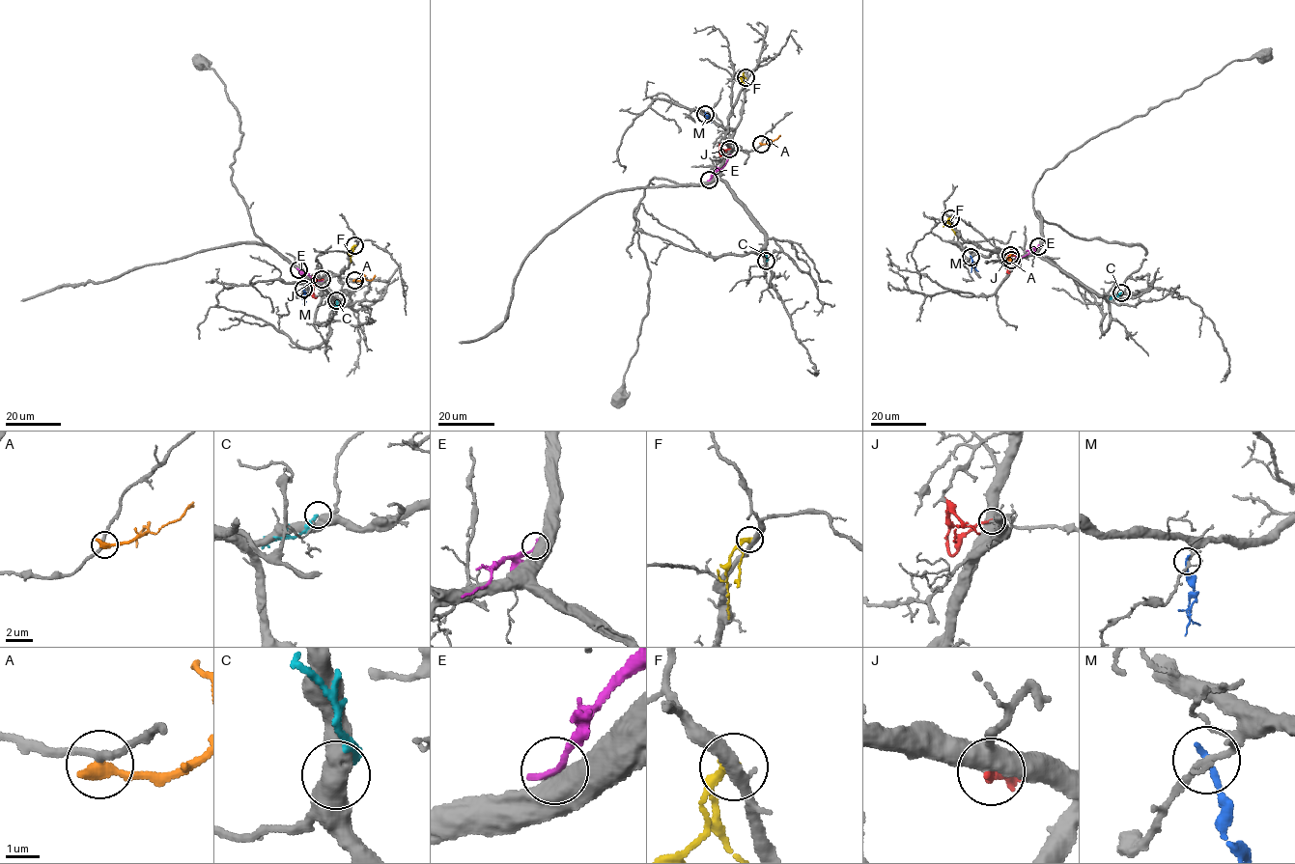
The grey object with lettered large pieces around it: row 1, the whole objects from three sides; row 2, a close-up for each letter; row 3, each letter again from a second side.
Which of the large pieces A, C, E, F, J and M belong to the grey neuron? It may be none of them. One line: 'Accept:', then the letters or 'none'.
Accept: none

